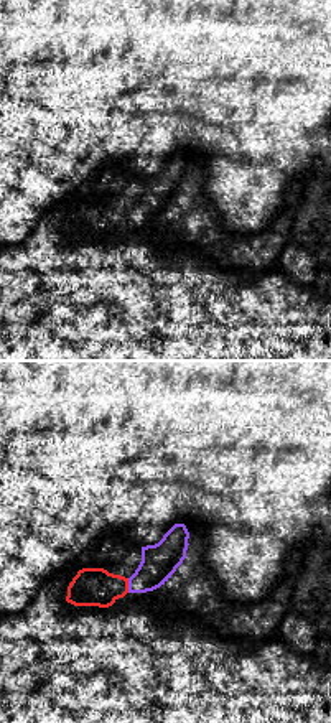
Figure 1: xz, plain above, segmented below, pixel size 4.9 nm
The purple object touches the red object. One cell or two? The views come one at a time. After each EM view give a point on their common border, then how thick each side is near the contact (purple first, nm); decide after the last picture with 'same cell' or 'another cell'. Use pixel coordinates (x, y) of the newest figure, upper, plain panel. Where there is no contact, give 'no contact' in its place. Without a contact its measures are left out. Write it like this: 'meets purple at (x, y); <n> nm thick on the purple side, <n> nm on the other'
meets purple at (129, 216); 180 nm thick on the purple side, 190 nm on the other

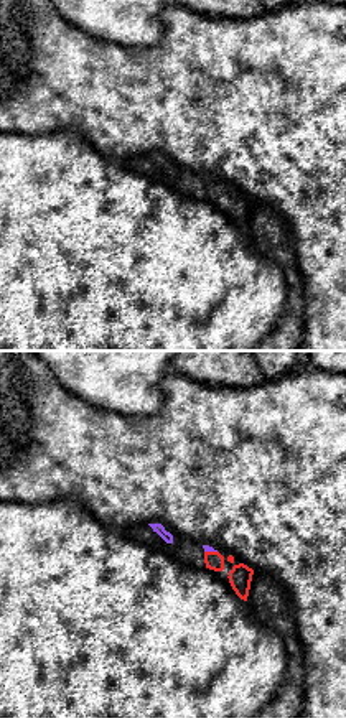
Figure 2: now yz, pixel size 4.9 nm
meets purple at (211, 181); 30 nm thick on the purple side, 90 nm on the other

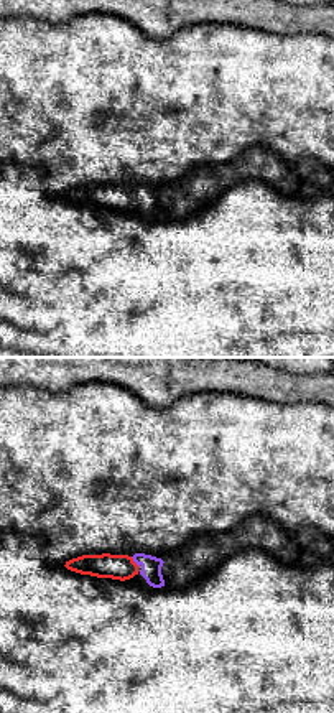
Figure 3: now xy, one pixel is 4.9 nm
meets purple at (135, 193); 100 nm thick on the purple side, 130 nm on the other

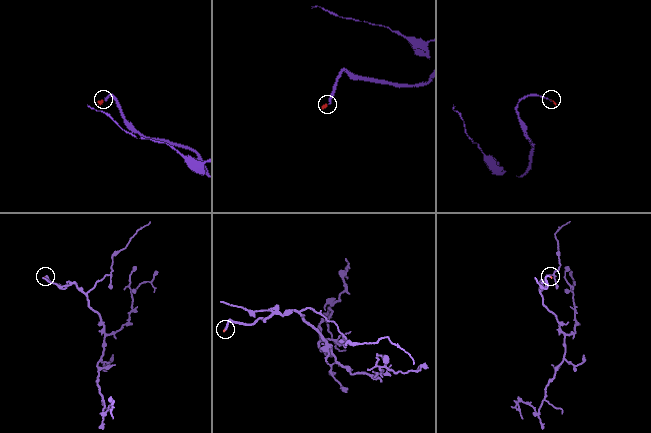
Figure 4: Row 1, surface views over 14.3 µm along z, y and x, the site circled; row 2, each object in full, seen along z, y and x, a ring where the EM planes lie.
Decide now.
same cell

